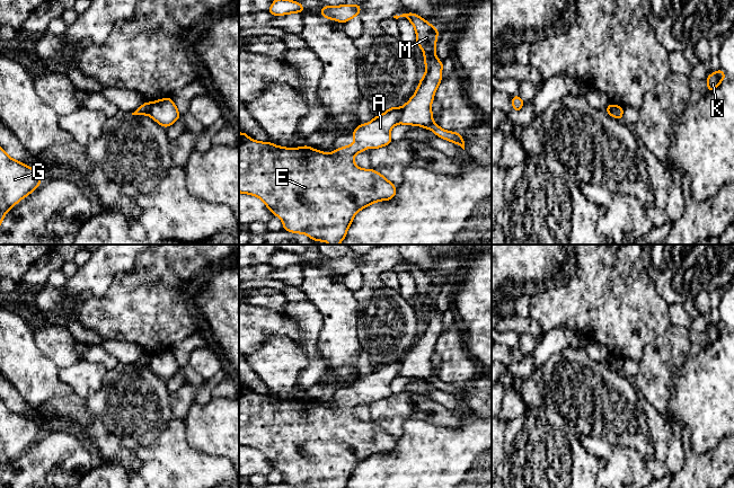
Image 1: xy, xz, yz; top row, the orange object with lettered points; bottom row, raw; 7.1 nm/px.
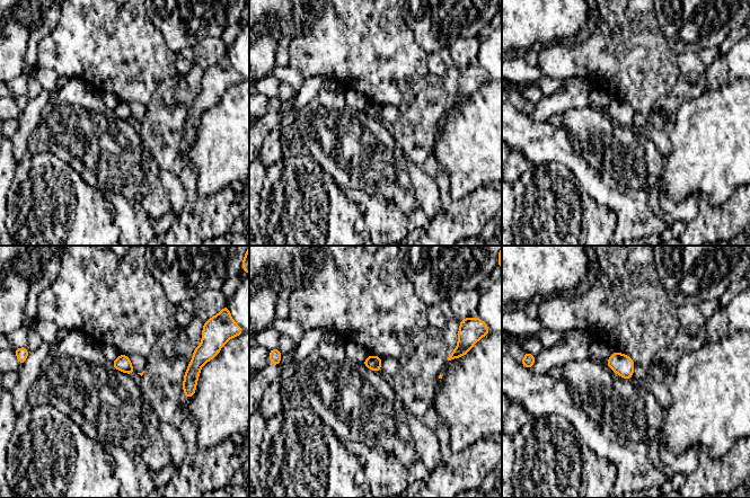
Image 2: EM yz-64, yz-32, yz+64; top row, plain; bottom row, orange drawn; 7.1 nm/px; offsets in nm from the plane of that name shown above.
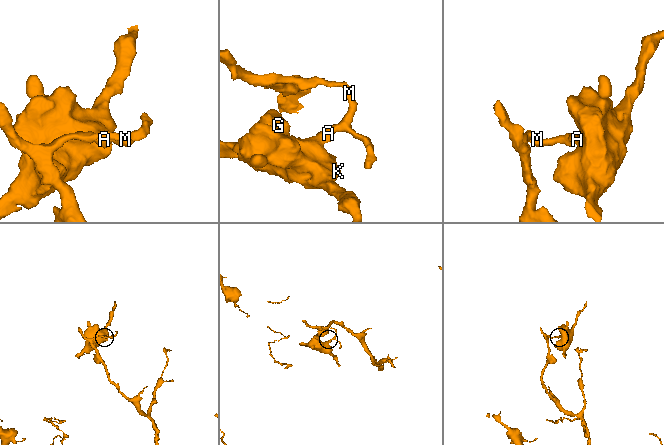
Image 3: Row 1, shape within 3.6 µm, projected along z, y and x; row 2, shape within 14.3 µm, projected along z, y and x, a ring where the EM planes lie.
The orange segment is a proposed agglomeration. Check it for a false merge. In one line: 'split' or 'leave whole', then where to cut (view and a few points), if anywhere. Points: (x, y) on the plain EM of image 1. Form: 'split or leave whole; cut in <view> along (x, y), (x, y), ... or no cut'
split; cut in xz along (401, 361), (399, 374)

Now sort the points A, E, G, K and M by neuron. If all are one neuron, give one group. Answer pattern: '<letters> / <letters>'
A E G K / M

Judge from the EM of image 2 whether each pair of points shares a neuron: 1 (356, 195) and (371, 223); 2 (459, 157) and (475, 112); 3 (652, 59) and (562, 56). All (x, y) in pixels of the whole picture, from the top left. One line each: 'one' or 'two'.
1: one
2: one
3: one

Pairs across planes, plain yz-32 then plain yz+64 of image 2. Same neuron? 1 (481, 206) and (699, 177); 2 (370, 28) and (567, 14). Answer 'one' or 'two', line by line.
1: two
2: two

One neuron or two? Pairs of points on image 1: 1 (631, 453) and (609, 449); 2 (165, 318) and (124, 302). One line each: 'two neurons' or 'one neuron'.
1: one neuron
2: one neuron

